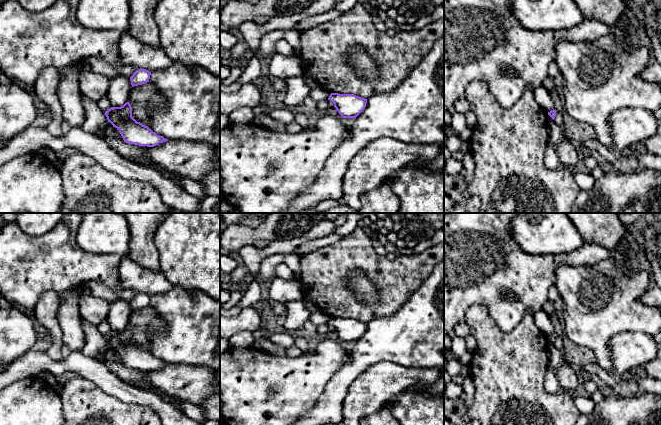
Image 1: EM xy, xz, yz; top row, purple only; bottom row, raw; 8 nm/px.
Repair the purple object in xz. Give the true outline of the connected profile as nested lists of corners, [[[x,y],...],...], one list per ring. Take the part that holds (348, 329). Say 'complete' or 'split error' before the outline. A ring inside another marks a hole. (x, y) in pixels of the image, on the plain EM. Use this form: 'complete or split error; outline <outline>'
complete; outline [[[331,317],[328,324],[334,327],[342,342],[356,342],[365,333],[367,327],[367,323],[354,318]]]

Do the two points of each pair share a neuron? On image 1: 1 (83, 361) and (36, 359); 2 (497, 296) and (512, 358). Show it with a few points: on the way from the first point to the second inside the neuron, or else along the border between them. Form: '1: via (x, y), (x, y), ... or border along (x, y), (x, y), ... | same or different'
1: via (71, 363), (64, 365), (48, 364) | same
2: border along (489, 316), (505, 332), (510, 332), (523, 318) | different

